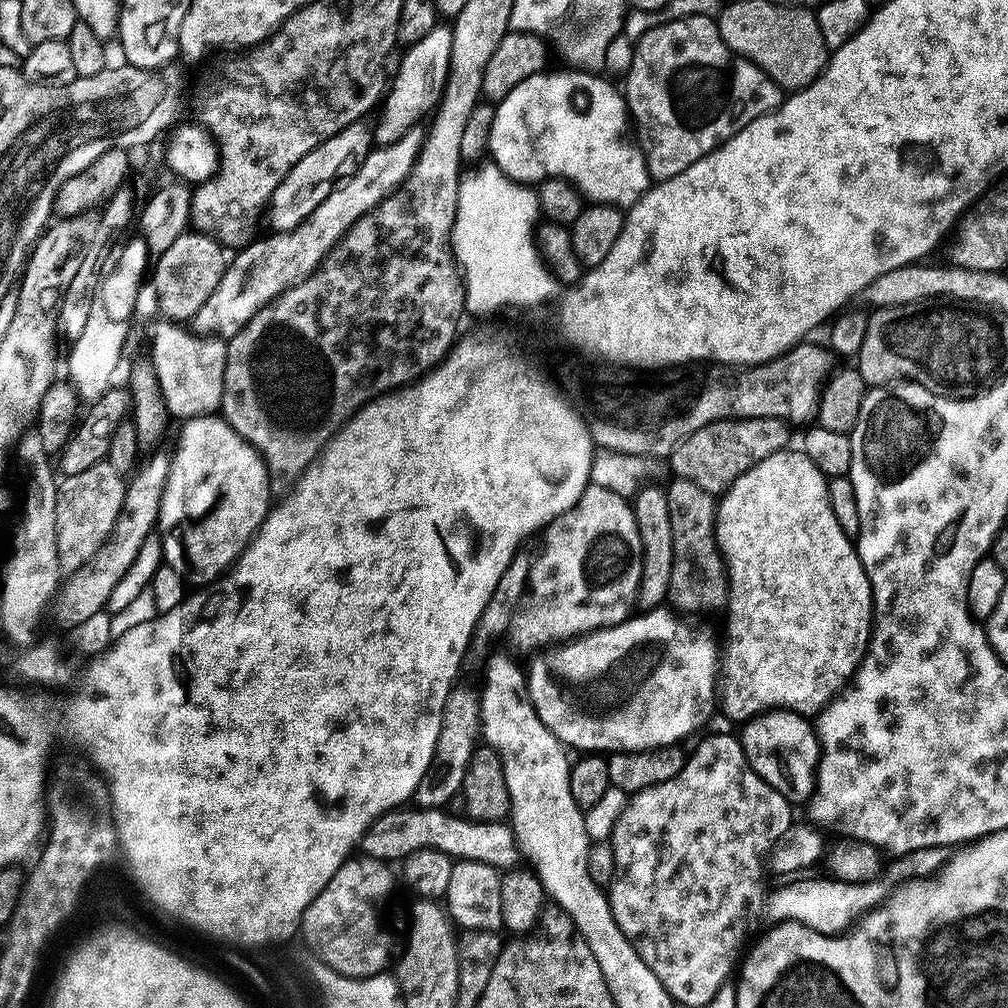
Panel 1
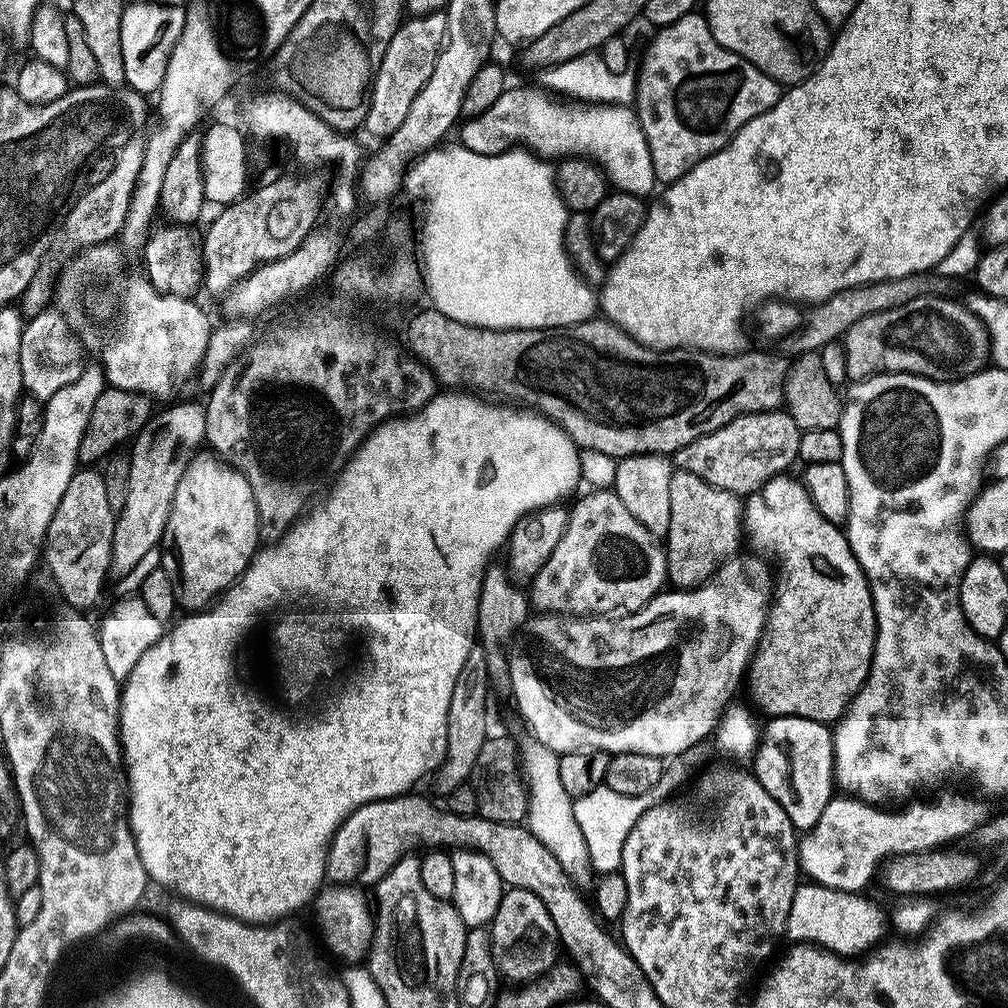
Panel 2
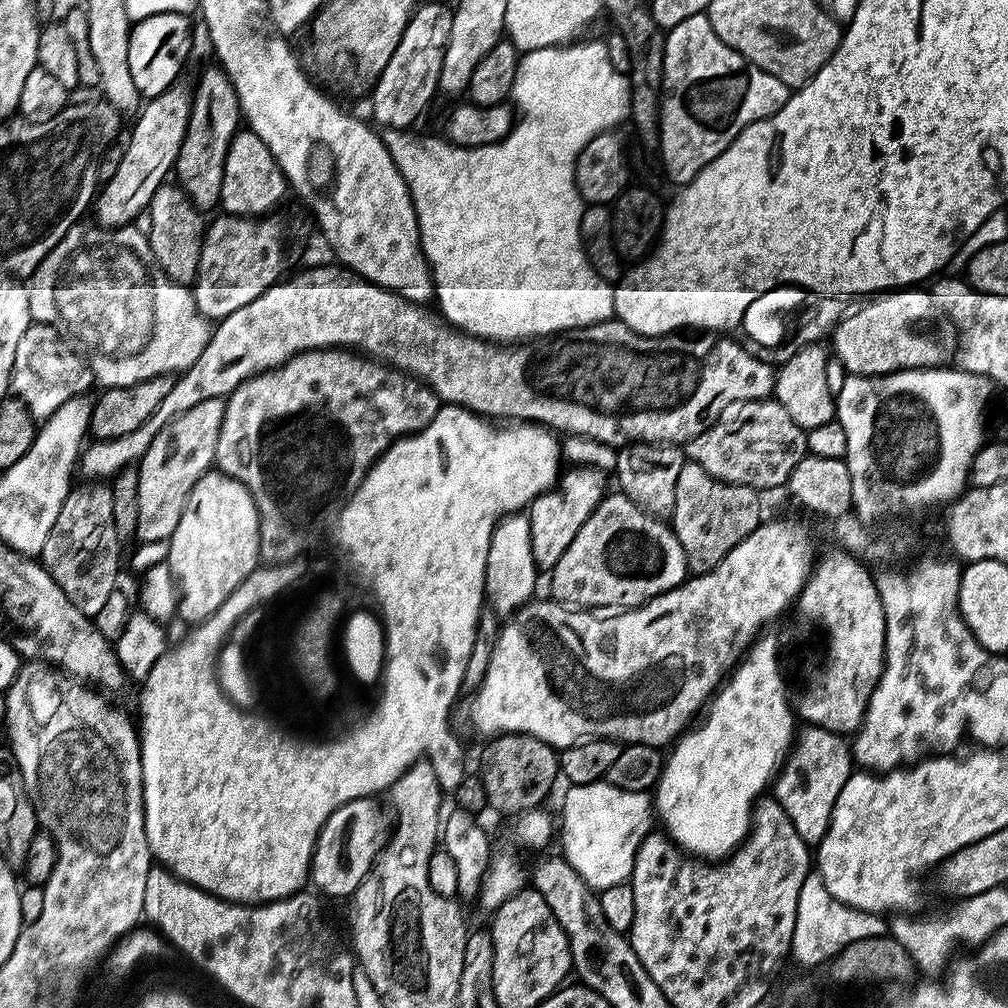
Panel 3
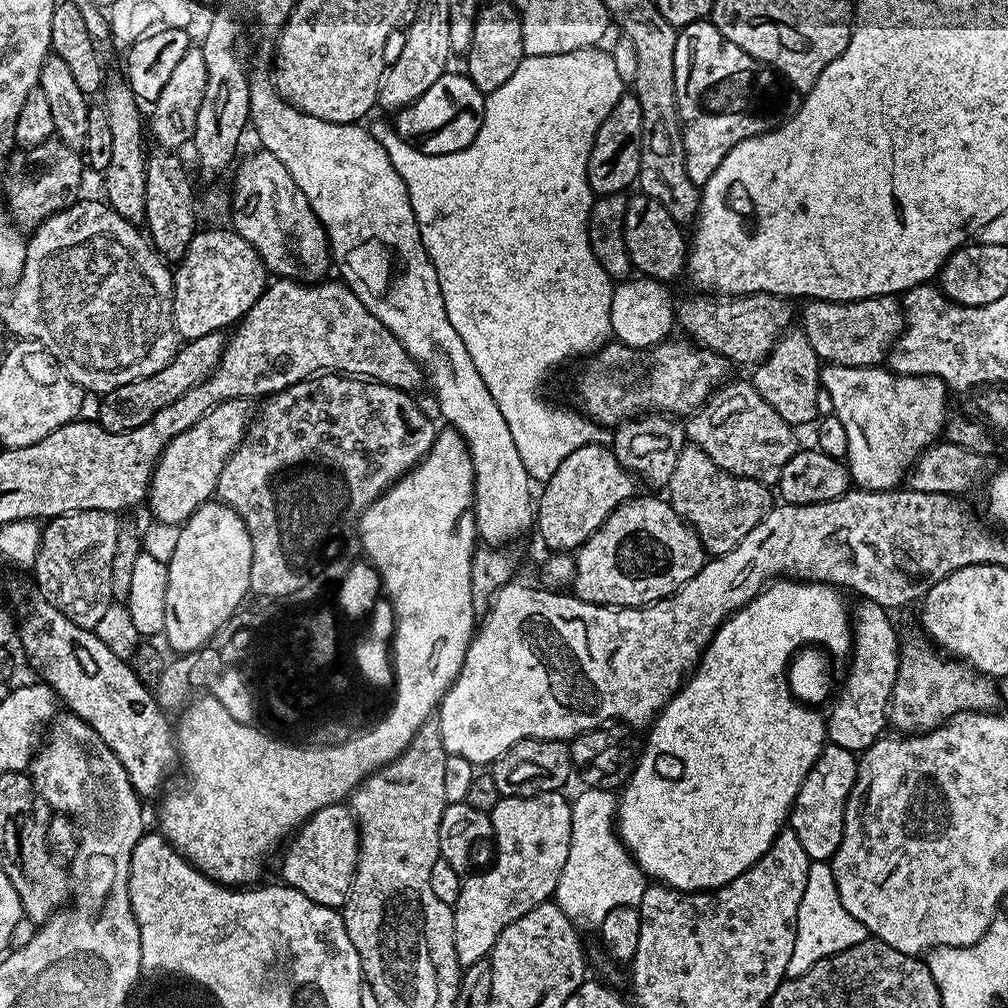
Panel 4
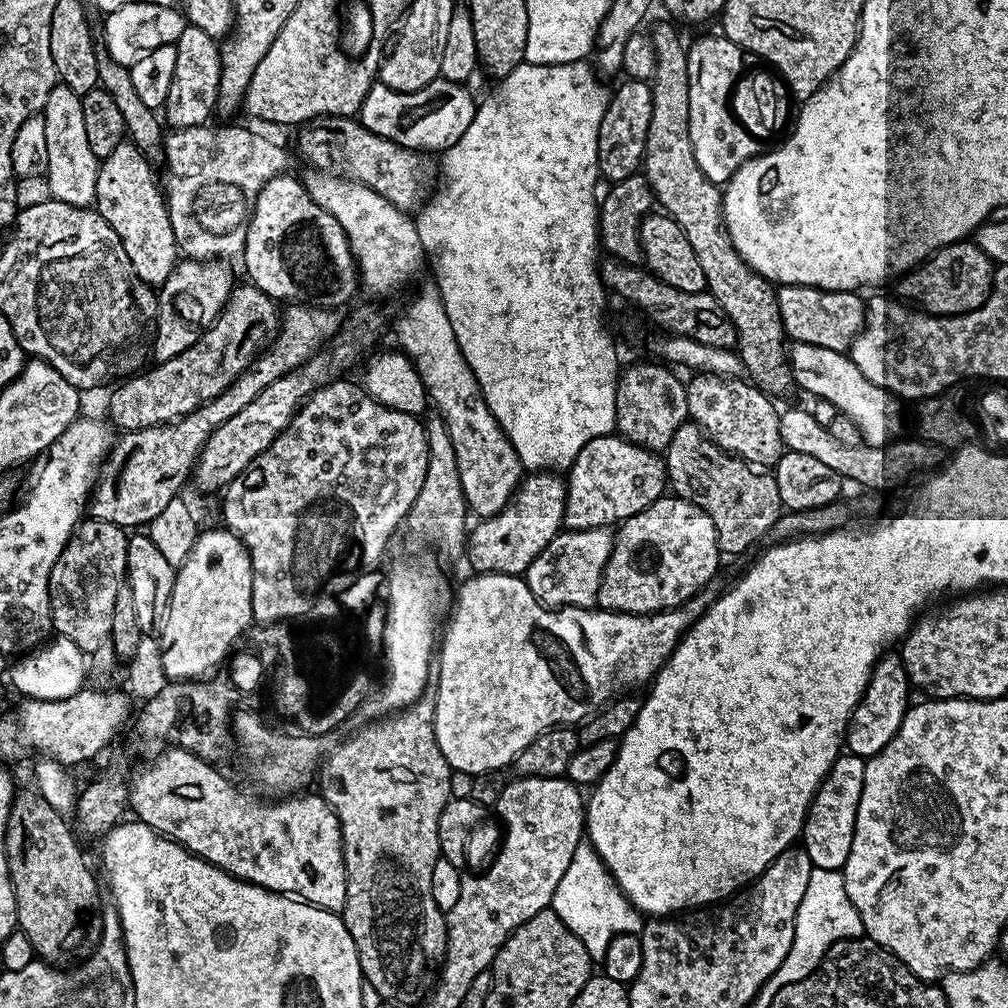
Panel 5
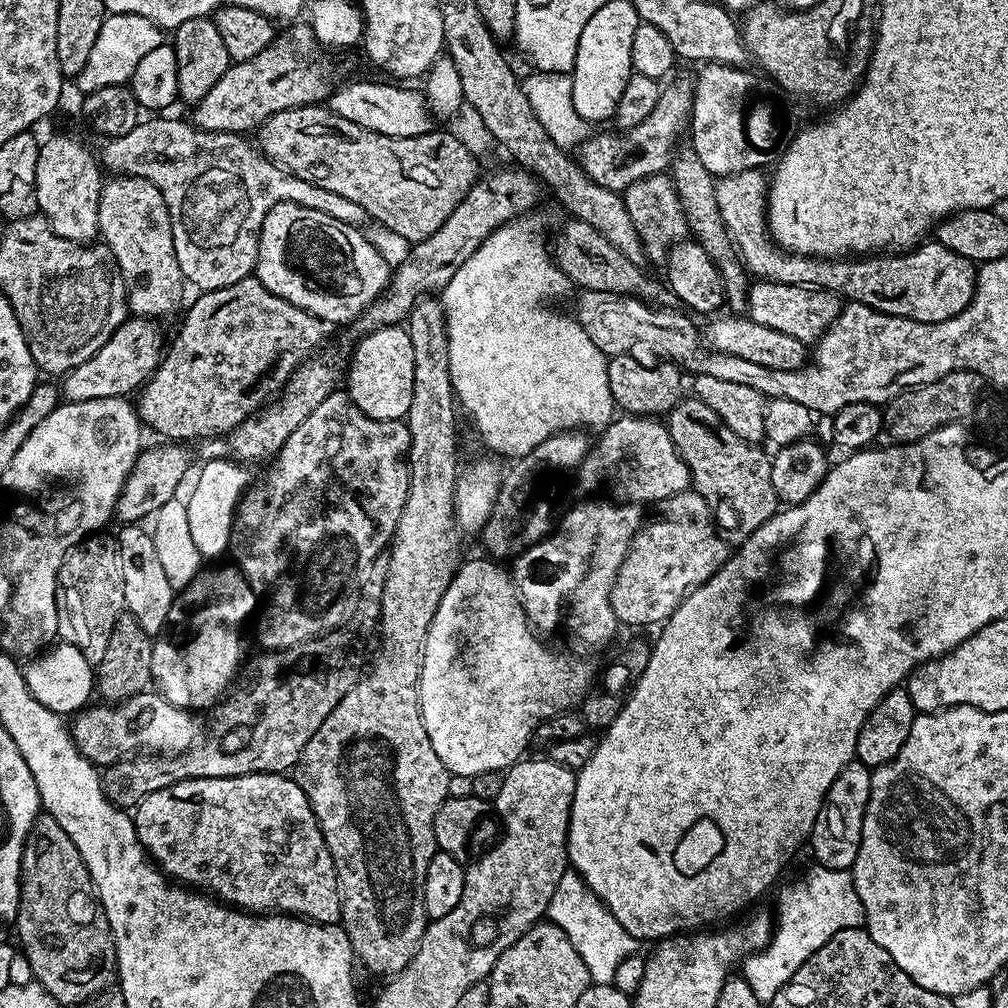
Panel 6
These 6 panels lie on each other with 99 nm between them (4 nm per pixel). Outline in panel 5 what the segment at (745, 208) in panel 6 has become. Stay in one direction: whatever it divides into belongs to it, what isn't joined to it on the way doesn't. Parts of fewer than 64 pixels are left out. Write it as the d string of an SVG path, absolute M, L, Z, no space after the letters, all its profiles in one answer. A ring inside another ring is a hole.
M959 240L957 244L947 244L945 248L940 248L915 270L901 275L894 284L895 295L904 302L916 300L912 301L915 307L927 312L929 316L979 313L992 293L993 271L992 259L982 254L975 242Z

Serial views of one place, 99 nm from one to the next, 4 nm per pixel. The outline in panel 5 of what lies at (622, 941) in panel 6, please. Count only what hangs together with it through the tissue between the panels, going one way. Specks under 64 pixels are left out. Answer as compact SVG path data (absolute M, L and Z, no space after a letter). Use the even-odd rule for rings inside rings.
M581 842L578 850L574 850L574 858L570 858L570 866L566 866L566 874L562 874L562 882L558 882L558 890L554 890L550 907L558 914L558 918L562 918L562 922L566 922L571 932L578 934L578 942L586 946L586 950L596 962L603 961L606 946L610 946L610 942L618 934L639 933L642 928L641 913L637 912L636 907L625 898L624 892L616 885L616 879L608 873L608 868L602 862L600 855L587 842Z

